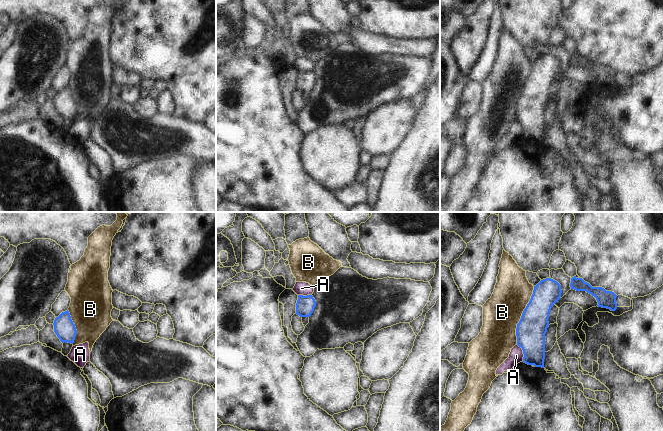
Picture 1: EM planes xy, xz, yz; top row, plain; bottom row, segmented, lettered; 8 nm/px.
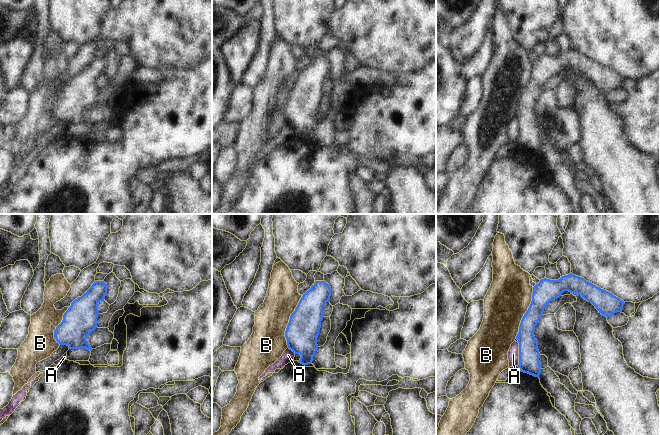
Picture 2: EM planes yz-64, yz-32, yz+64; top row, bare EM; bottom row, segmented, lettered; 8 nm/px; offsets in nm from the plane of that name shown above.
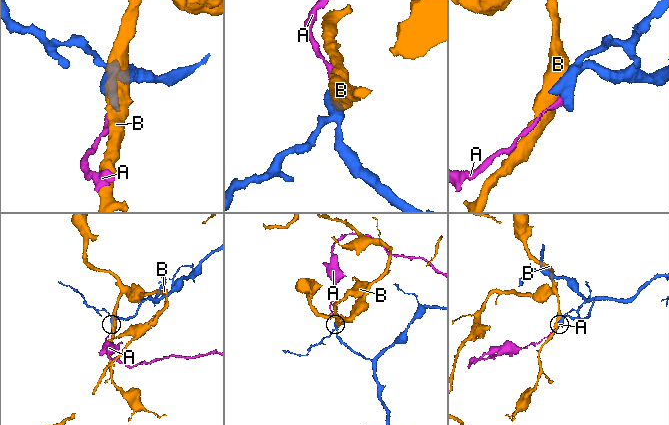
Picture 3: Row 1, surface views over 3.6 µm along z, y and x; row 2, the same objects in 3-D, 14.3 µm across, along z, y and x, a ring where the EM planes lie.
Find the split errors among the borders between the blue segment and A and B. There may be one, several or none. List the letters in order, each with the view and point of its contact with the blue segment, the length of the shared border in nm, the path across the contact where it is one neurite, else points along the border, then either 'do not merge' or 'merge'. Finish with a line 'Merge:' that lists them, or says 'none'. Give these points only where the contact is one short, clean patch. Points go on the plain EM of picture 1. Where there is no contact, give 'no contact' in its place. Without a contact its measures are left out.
A: contact yz (523, 128); length 150 nm; border yz (516, 120), (522, 126), (523, 136); do not merge
B: contact yz (522, 91); length 480 nm; do not merge
Merge: none

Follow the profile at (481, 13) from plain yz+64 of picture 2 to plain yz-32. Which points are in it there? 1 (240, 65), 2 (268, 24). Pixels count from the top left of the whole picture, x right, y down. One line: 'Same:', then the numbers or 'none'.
Same: 1

